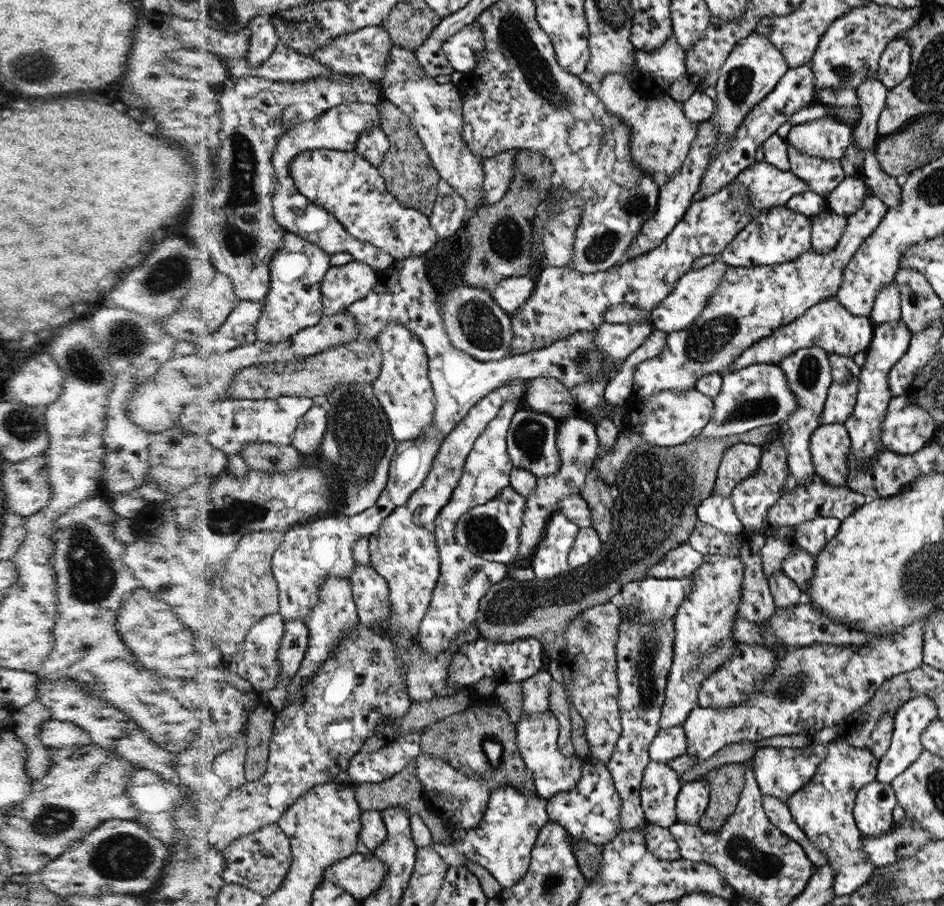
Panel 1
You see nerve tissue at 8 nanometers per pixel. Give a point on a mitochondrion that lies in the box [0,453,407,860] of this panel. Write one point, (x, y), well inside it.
(92, 574)

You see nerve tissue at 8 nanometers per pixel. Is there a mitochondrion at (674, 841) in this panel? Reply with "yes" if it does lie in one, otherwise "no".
no

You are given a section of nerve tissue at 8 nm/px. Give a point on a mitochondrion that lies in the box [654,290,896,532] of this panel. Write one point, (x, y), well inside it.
(708, 339)

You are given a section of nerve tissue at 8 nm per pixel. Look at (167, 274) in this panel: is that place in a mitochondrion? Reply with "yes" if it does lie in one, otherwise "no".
yes

